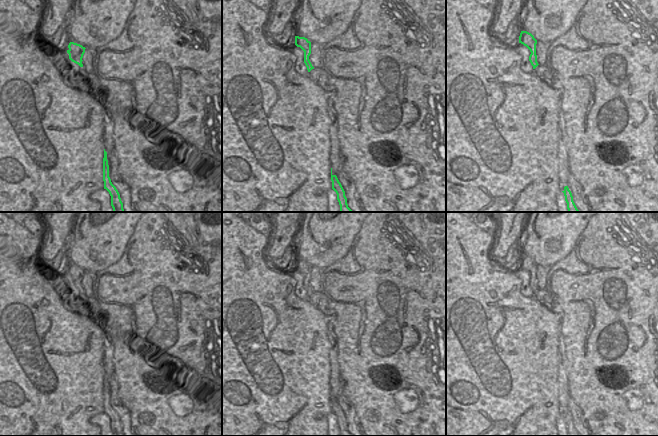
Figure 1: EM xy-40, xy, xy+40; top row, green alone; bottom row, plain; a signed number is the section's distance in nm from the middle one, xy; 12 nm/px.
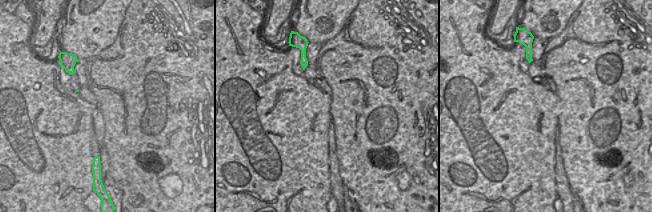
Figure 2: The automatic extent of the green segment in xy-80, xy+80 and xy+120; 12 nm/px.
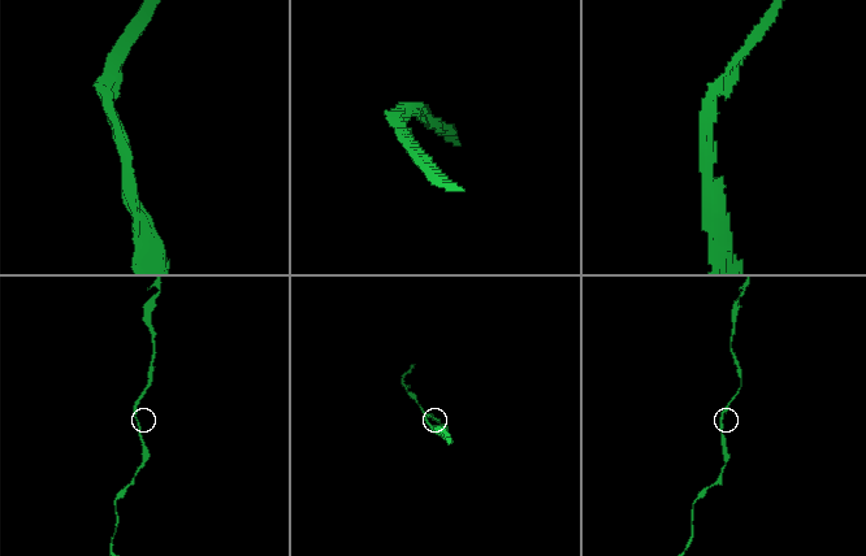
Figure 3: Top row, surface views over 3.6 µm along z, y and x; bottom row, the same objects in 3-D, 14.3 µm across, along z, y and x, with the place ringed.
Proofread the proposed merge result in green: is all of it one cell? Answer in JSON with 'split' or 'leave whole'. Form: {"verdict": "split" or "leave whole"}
{"verdict": "leave whole"}

